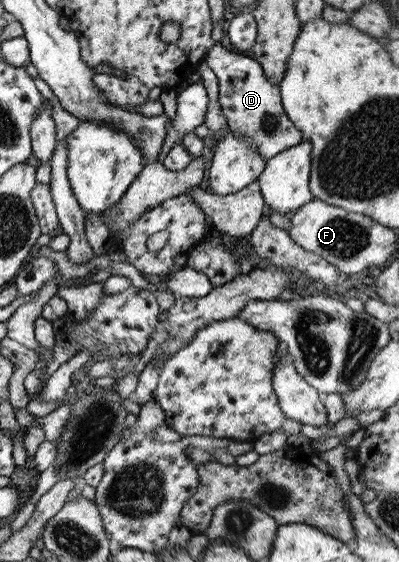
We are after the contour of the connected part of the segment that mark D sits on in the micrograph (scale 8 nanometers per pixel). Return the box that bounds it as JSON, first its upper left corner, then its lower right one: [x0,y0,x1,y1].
[204,44,304,162]

